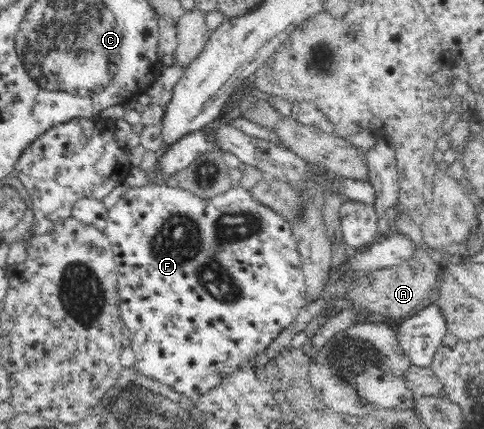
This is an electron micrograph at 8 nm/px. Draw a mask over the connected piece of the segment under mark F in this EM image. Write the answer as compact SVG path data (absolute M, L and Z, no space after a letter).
M242 183L209 199L201 198L182 188L173 189L166 184L130 187L127 193L108 209L107 227L103 233L111 240L112 252L115 253L117 291L121 297L120 319L128 329L129 344L137 371L142 377L153 378L192 400L217 388L229 374L247 369L249 361L263 353L271 342L277 339L279 333L295 321L299 311L311 298L311 294L307 292L306 275L297 251L297 242L292 235L292 226L285 218L274 213L271 206L258 203Z

